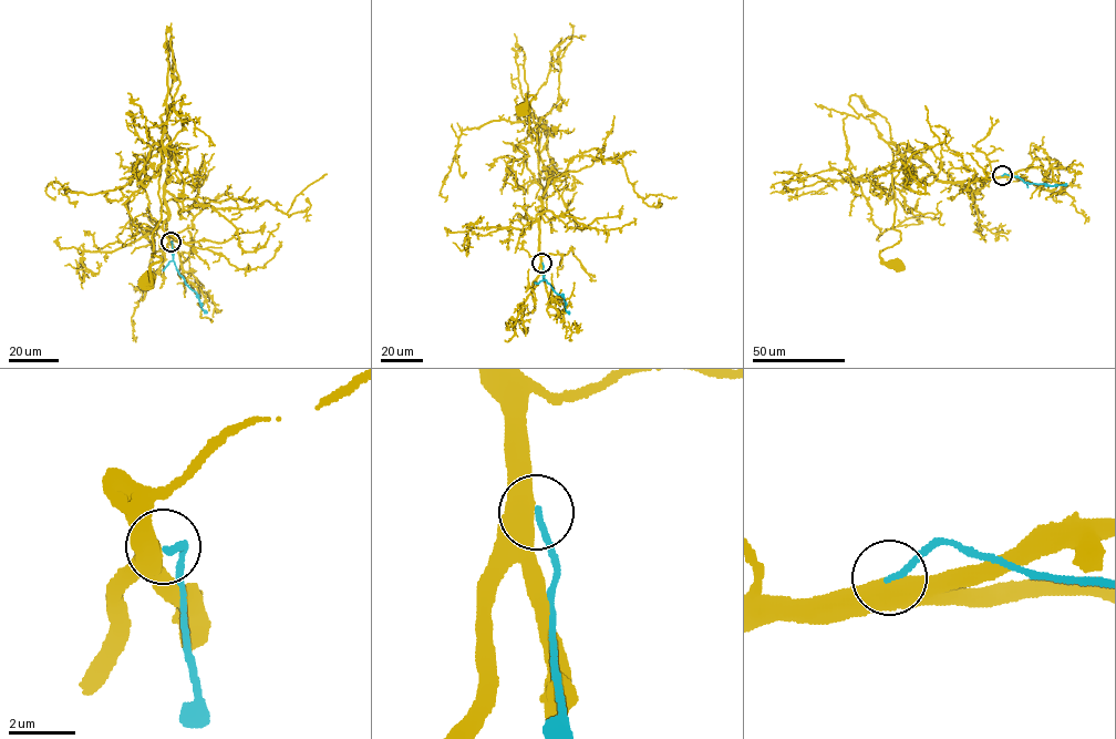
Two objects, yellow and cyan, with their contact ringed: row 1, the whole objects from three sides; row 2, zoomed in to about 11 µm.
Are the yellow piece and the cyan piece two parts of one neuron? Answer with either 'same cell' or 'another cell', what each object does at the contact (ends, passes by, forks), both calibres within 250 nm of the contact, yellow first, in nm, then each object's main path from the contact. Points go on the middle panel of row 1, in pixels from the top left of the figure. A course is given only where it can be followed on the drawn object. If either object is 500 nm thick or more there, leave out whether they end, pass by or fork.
another cell; calibres 550 and 180 nm; course yellow (541, 263), (538, 198), (546, 190), (536, 135), (528, 131), (535, 96), (526, 96), (522, 111); course cyan (543, 263), (543, 279), (564, 297), (569, 314)

